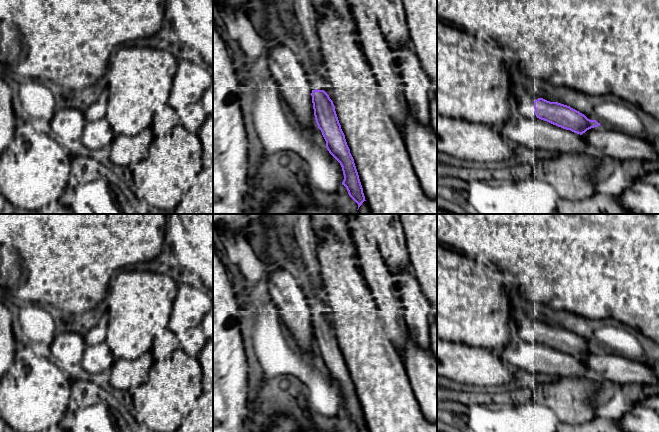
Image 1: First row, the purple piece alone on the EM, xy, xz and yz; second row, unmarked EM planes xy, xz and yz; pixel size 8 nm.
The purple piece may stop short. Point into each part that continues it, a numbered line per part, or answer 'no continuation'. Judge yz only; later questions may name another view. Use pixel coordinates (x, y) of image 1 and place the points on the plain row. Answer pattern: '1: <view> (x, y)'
1: yz (524, 331)

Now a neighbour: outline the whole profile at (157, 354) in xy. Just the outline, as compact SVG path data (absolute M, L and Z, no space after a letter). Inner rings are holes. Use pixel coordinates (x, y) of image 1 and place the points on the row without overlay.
M167 330L155 338L149 352L152 355L153 361L162 361L178 348L178 336Z

